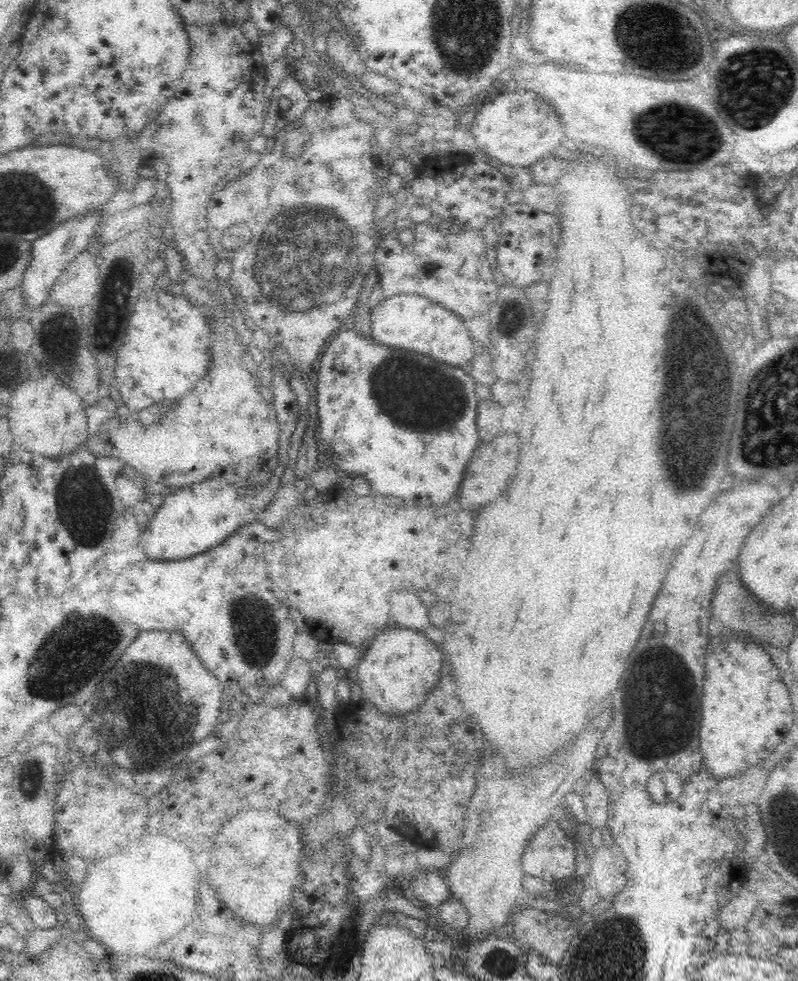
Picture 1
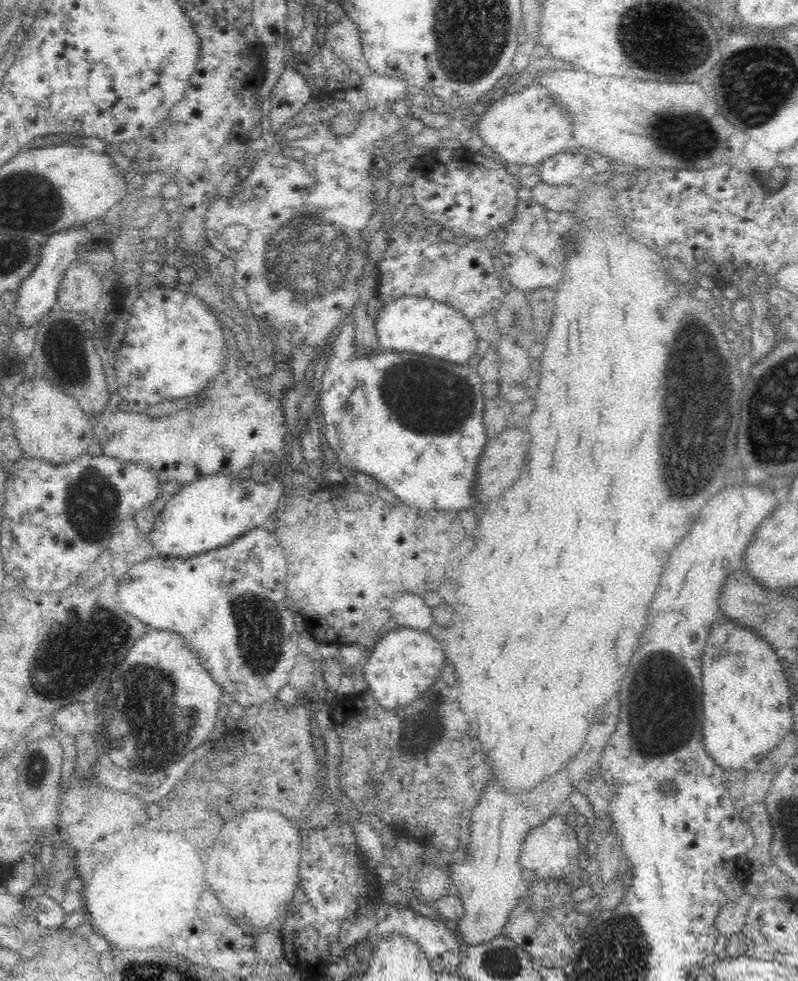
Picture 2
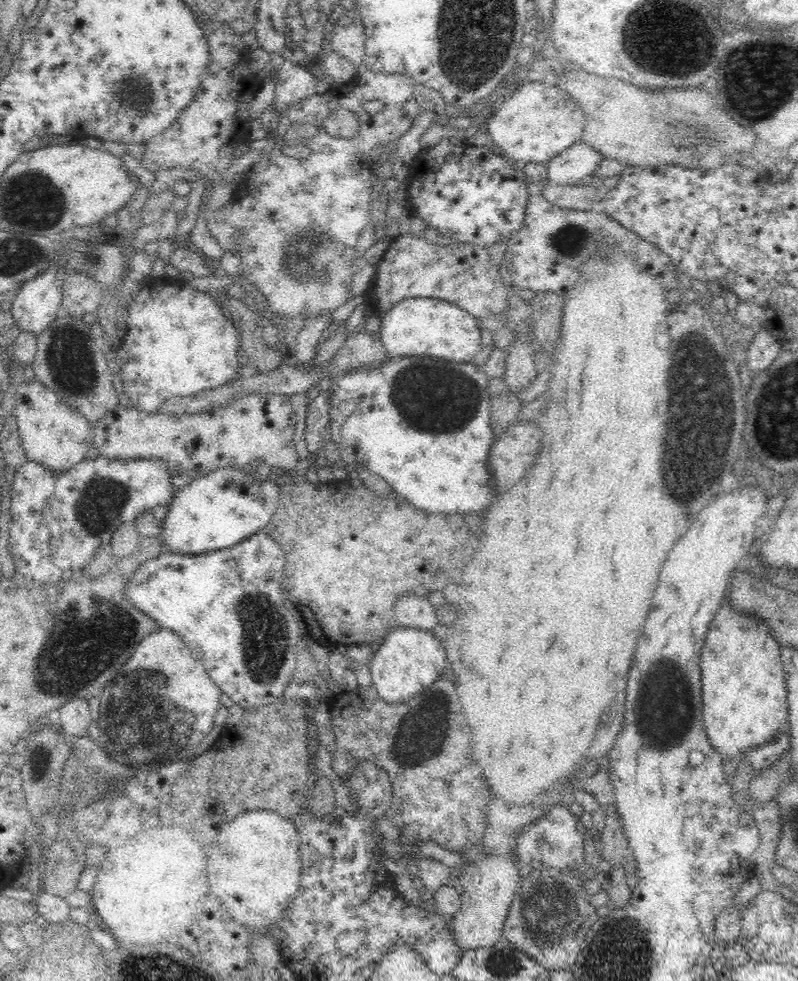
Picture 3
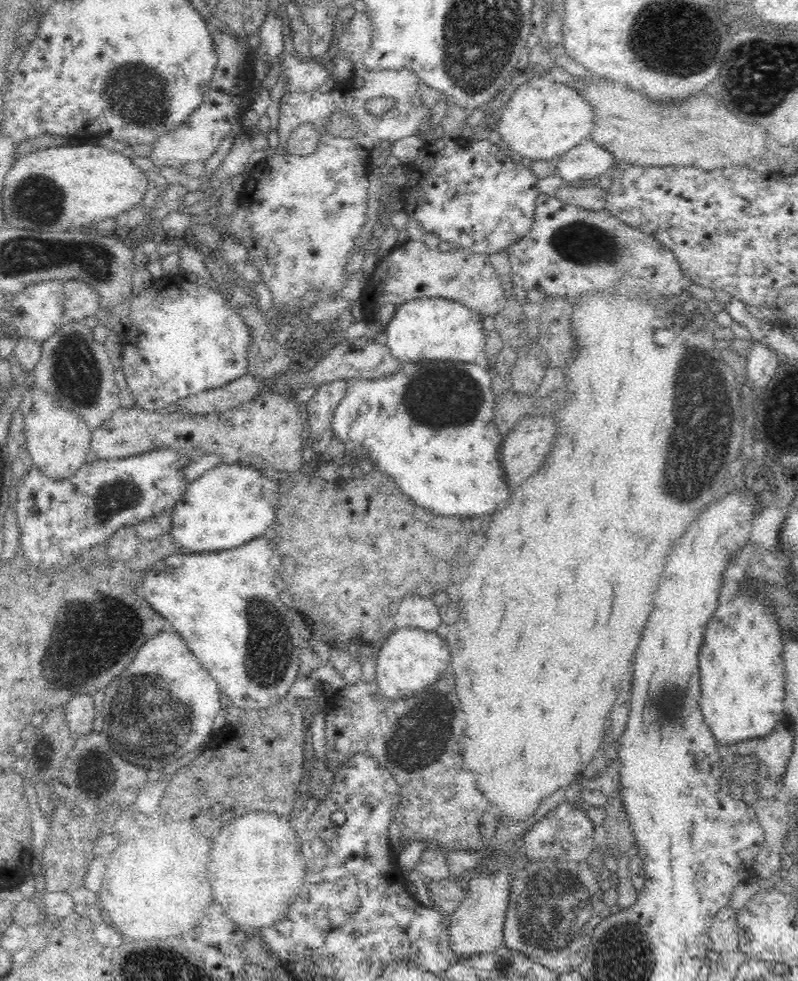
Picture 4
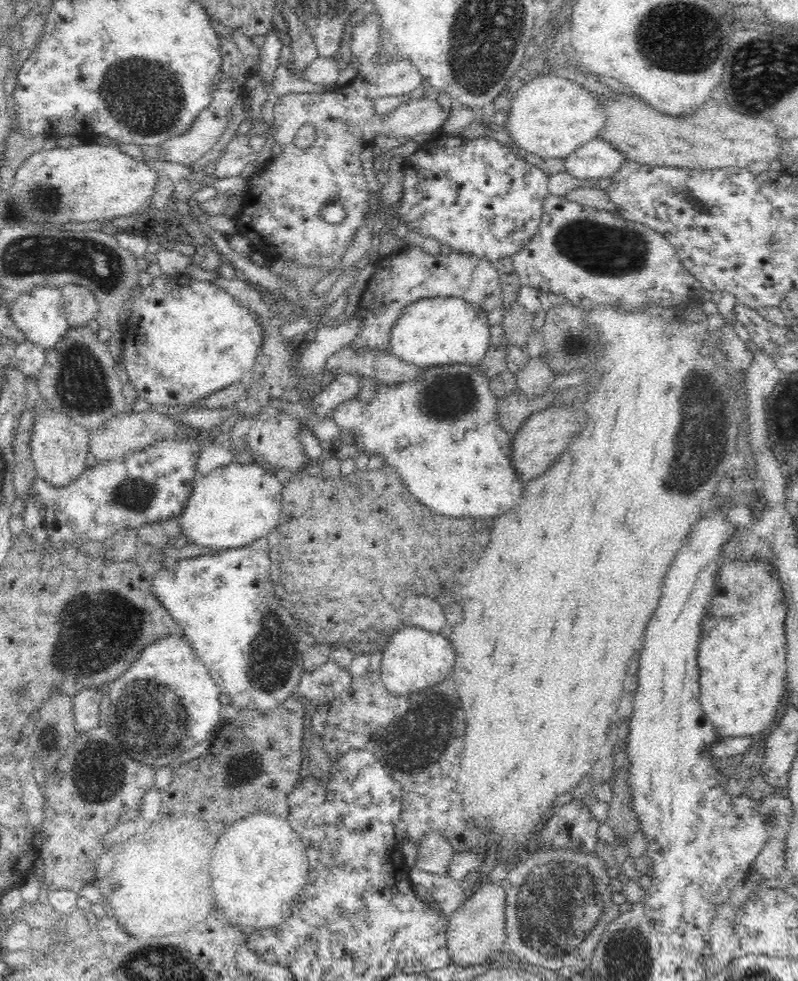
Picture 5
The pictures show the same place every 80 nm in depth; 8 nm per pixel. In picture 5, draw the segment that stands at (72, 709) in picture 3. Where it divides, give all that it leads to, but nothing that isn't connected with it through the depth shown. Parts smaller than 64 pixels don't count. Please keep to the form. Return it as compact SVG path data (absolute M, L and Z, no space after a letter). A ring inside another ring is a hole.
M84 688L73 696L74 723L76 731L84 733L99 727L100 699L102 695L96 688Z

